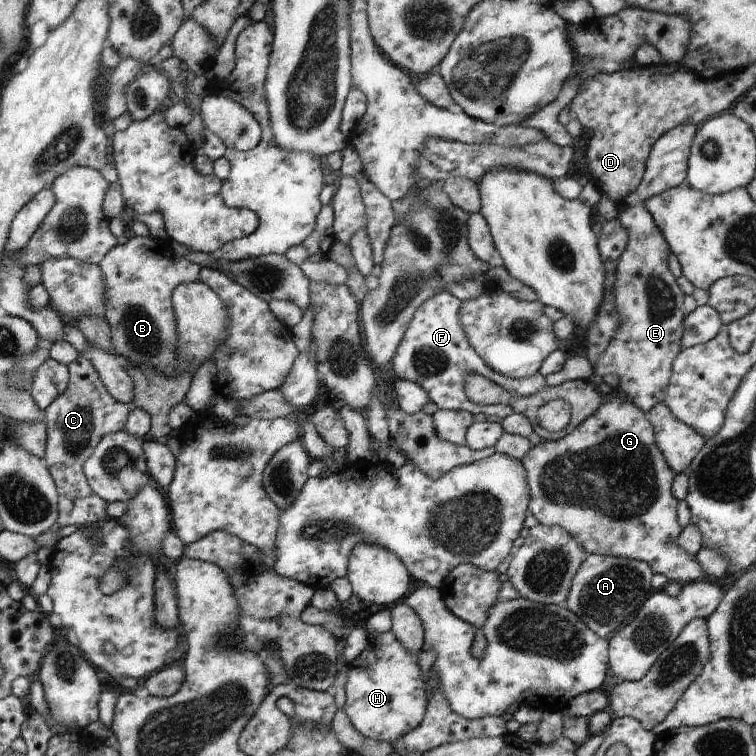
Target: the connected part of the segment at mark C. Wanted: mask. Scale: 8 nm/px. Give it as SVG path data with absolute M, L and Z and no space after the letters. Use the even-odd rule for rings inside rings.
M79 355L67 365L67 368L68 387L43 411L47 440L42 460L60 498L60 514L56 528L62 526L80 528L108 518L107 503L89 488L83 466L104 436L124 430L132 407L110 396L90 360L86 360L84 356Z

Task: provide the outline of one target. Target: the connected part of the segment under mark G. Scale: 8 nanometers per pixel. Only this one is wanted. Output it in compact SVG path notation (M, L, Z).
M612 398L604 402L597 412L567 436L556 441L544 441L532 445L521 462L526 482L529 482L528 513L534 515L540 524L560 526L571 536L576 536L578 544L582 544L588 555L642 561L650 566L654 575L663 574L668 581L680 582L683 585L710 579L710 575L702 570L696 558L697 554L689 554L674 542L682 531L677 518L679 501L671 492L675 473L656 445L654 430L647 416L628 400Z

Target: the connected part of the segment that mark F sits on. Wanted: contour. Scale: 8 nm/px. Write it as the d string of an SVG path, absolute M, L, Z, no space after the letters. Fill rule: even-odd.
M448 290L438 292L430 300L426 300L414 314L410 326L404 334L404 339L394 357L392 358L389 374L393 379L408 380L418 386L422 386L430 398L430 402L436 404L441 410L464 410L472 415L484 413L490 419L502 420L513 412L513 407L508 404L475 404L468 399L464 392L466 374L480 374L485 380L498 384L508 392L526 398L536 396L546 386L545 378L539 373L536 375L512 379L494 372L490 366L486 366L482 358L472 349L466 332L460 324L461 301L455 298Z

